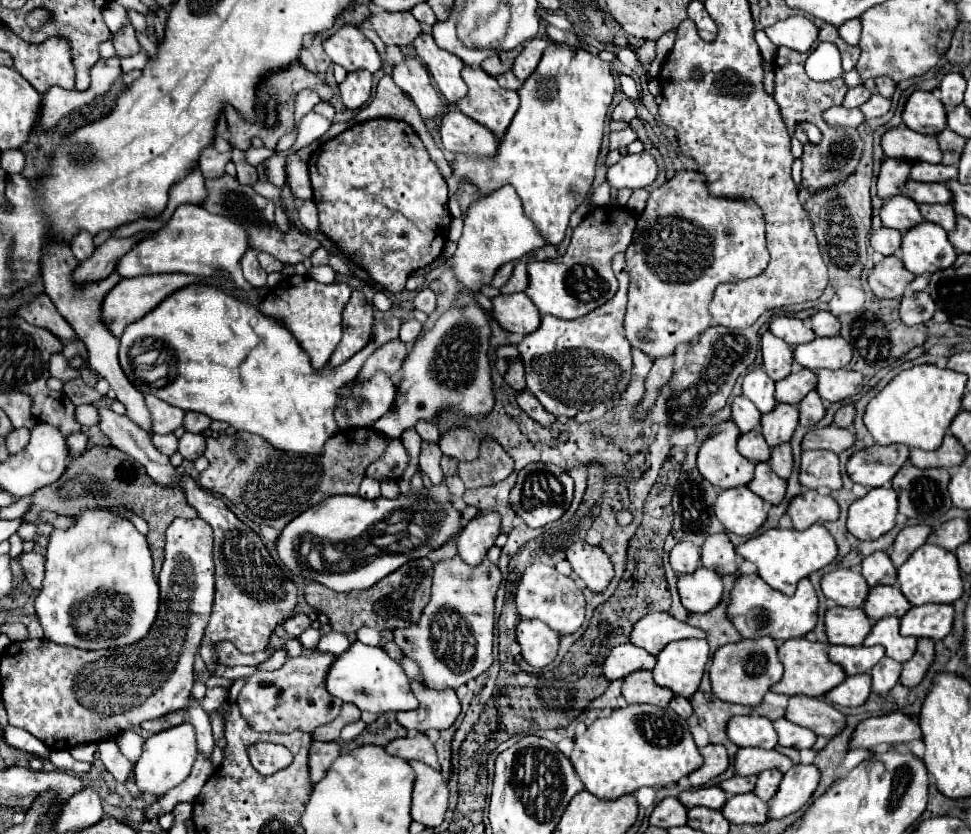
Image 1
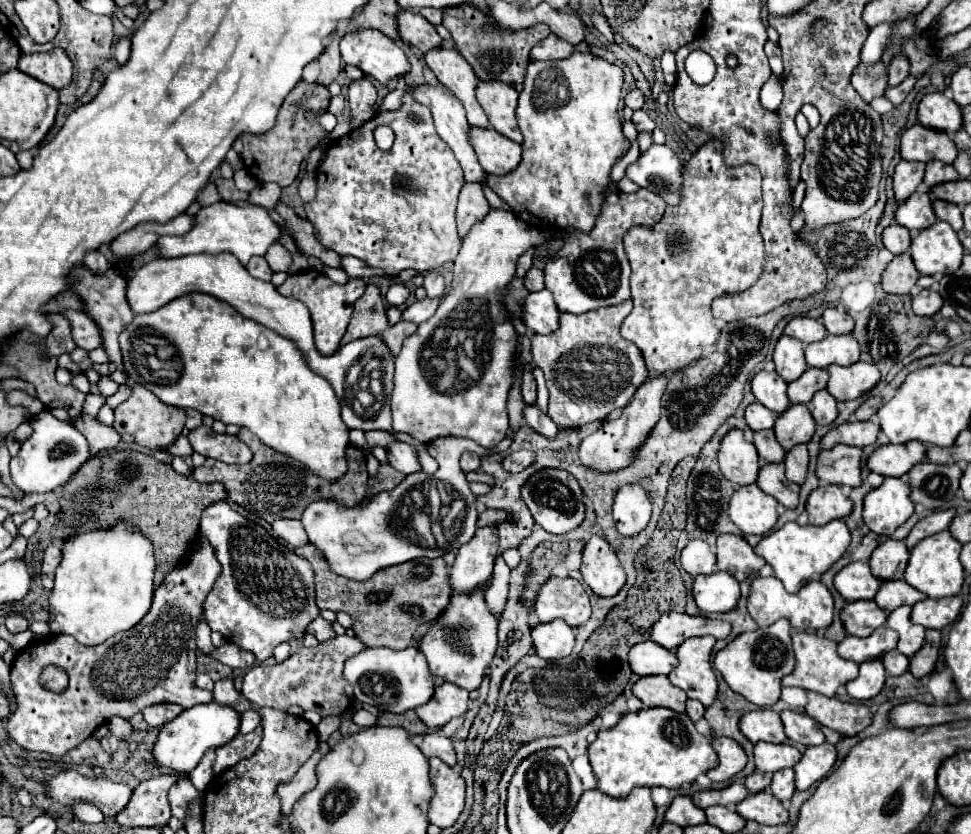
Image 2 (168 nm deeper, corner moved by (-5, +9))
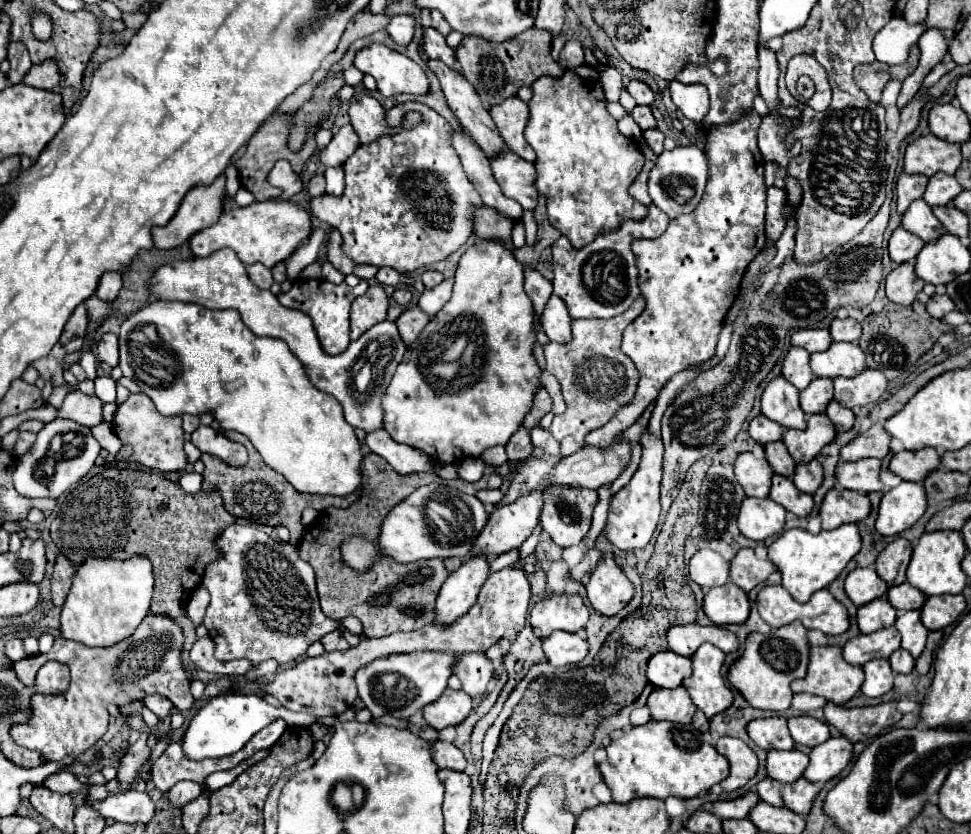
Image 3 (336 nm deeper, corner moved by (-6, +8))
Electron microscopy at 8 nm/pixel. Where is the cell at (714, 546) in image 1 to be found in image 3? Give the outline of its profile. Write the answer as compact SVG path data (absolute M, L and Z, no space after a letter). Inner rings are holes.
M745 547L745 549L739 549L737 555L733 557L729 579L735 585L739 585L745 593L749 593L753 587L767 581L769 573L773 573L773 571L775 571L775 565L771 561L757 559L755 551Z

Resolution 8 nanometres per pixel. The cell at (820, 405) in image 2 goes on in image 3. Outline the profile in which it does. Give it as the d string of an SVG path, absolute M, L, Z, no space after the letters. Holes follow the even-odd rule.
M831 401L831 403L827 405L825 415L831 419L831 423L835 425L835 429L837 429L839 433L841 433L841 431L847 431L847 429L853 425L853 421L855 421L853 411L841 407L837 401Z

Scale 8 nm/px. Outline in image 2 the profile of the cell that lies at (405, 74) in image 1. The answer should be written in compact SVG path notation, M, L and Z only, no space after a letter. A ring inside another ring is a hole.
M438 84L438 86L418 86L412 94L414 94L414 98L416 98L420 104L424 104L424 106L430 108L430 112L432 112L432 116L434 116L436 132L438 132L438 136L452 148L454 156L458 158L458 162L460 162L460 166L462 166L462 170L464 170L466 182L484 184L484 182L486 182L486 174L484 174L482 166L478 164L478 158L476 158L474 148L472 148L472 144L470 144L470 136L468 136L468 134L470 134L470 124L468 124L468 120L466 120L466 112L464 112L462 104L458 104L458 98L454 98L442 84Z

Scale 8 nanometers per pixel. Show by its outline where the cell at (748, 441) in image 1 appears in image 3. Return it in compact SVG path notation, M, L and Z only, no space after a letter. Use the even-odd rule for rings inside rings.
M773 441L773 443L765 445L765 459L769 461L771 469L779 475L791 477L793 471L795 471L795 461L787 453L787 447L781 441Z

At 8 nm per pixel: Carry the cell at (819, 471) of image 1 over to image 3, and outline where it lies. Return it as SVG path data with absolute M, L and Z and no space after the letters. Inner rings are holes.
M857 459L857 461L839 461L835 467L837 483L845 489L869 493L869 491L881 491L879 483L879 459Z

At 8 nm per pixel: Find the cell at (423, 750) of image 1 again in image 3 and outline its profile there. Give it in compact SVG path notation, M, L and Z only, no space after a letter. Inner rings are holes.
M447 741L431 743L431 755L439 769L465 771L465 767L467 767L467 761L465 761L461 749L457 749L453 743L447 743Z

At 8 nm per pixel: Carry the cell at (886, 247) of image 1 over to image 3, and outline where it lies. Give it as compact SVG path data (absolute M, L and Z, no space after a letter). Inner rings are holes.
M899 227L893 231L893 235L889 239L889 255L897 265L905 263L905 261L913 261L917 257L919 249L923 249L923 245L925 245L923 239L915 237L907 229Z

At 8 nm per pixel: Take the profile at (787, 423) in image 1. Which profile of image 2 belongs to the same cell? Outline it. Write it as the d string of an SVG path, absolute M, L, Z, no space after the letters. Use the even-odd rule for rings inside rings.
M792 404L776 418L774 434L784 450L792 450L796 444L808 444L814 436L816 422L806 404Z

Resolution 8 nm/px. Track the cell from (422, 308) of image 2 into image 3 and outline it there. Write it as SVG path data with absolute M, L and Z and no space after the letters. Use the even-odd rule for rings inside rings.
M445 279L441 281L435 289L427 289L421 297L419 297L419 309L423 313L427 313L429 317L433 317L437 311L443 309L443 305L451 299L451 289L453 289L453 279Z

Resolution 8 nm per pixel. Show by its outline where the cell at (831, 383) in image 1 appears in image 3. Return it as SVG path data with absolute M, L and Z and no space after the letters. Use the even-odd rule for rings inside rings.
M863 369L857 377L835 377L835 401L843 407L863 407L879 401L887 379L879 369Z

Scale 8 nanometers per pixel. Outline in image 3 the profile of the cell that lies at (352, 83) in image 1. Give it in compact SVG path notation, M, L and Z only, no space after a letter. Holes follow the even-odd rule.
M359 91L353 95L349 101L349 117L361 143L369 143L371 139L375 141L385 133L395 133L395 129L385 123L385 109L369 91Z

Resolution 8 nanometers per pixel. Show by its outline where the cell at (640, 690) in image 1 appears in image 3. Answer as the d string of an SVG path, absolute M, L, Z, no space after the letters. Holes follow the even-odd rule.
M683 687L677 689L653 689L647 697L647 707L651 717L657 721L673 721L673 723L691 723L695 713L695 703Z

